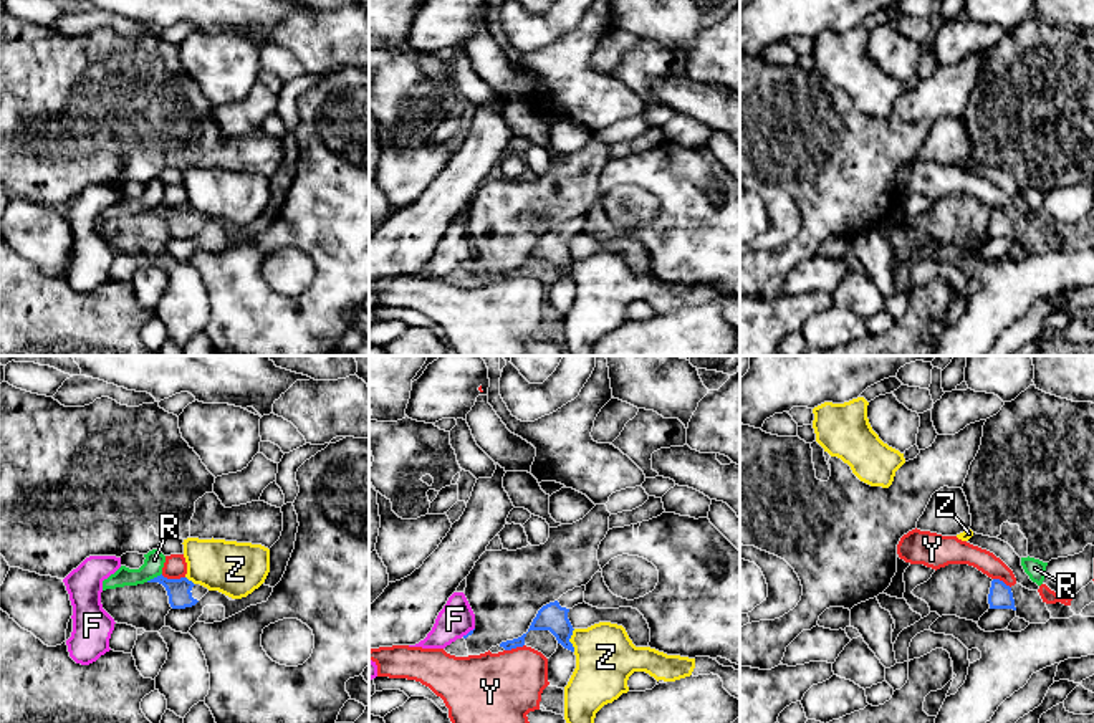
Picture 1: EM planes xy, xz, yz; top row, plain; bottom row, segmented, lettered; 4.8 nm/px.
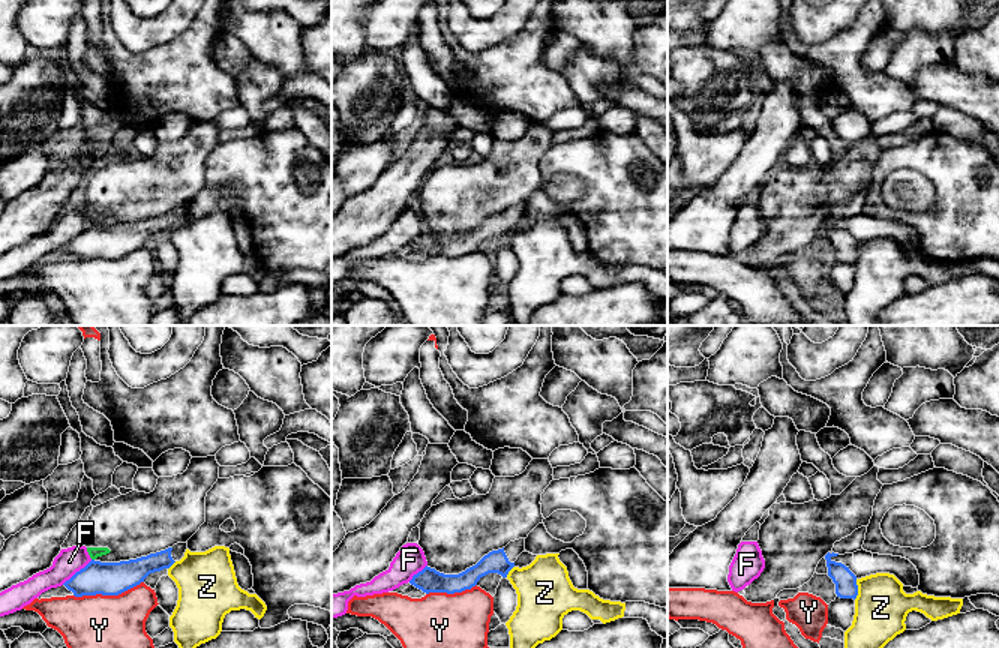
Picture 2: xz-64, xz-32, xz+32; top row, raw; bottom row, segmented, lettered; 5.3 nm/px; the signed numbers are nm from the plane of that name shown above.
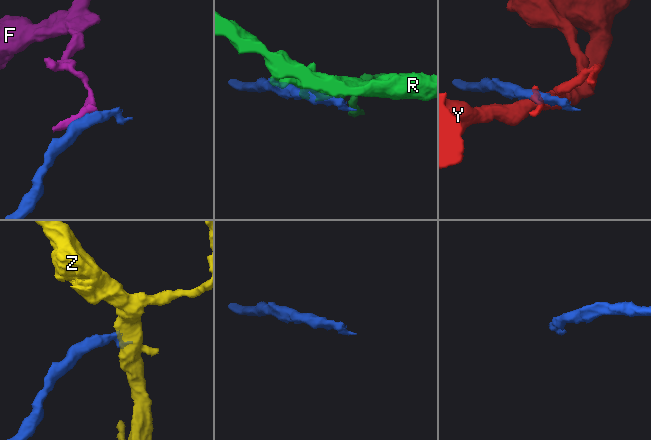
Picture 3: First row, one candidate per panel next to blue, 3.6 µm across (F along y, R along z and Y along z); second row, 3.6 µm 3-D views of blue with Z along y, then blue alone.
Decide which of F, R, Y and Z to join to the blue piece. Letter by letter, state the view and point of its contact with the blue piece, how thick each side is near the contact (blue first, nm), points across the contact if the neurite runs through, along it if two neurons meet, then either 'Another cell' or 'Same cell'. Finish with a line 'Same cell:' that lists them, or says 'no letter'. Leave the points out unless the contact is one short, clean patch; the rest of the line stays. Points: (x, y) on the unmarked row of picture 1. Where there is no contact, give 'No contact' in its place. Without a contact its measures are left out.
F: Touches blue at xz (469, 262). Thickness 20 nm (blue) against 170 nm. Another cell
R: Touches blue at xy (154, 207). Thickness 110 nm (blue) against 100 nm. Boundary: xy (161, 202), (146, 210). Another cell
Y: Touches blue at xy (172, 209). Thickness 110 nm (blue) against 110 nm. Another cell
Z: Touches blue at xz (568, 270). Thickness 140 nm (blue) against 300 nm. Boundary: xz (575, 258), (570, 268), (573, 280). Another cell
Same cell: no letter

